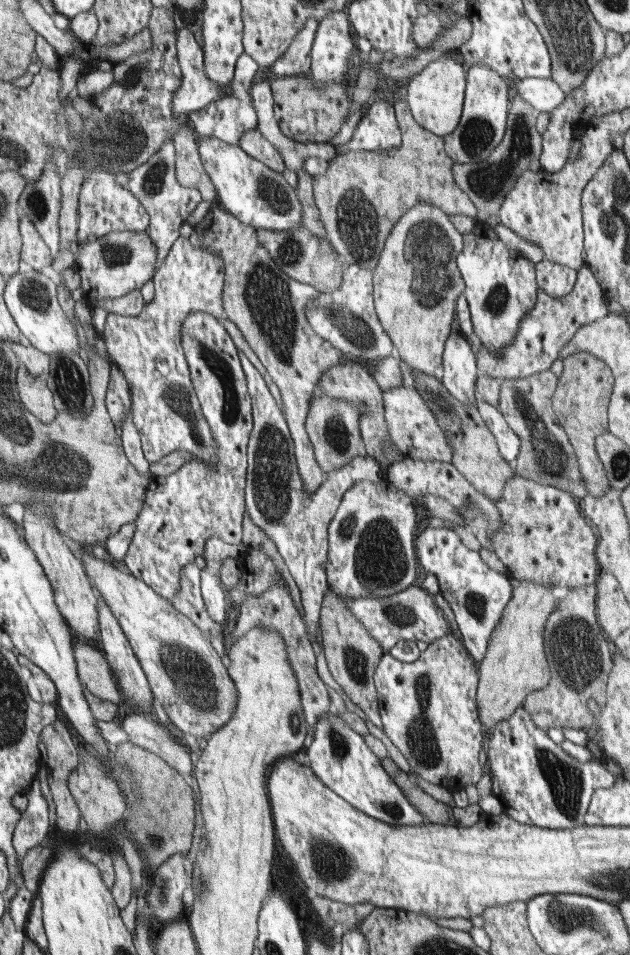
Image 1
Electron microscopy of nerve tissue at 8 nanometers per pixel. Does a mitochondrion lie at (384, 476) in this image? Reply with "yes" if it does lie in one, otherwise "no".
no

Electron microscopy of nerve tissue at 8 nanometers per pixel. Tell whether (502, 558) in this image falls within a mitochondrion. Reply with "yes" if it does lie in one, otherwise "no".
no

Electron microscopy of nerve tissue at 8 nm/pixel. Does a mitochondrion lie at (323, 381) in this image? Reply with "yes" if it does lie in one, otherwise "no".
no

